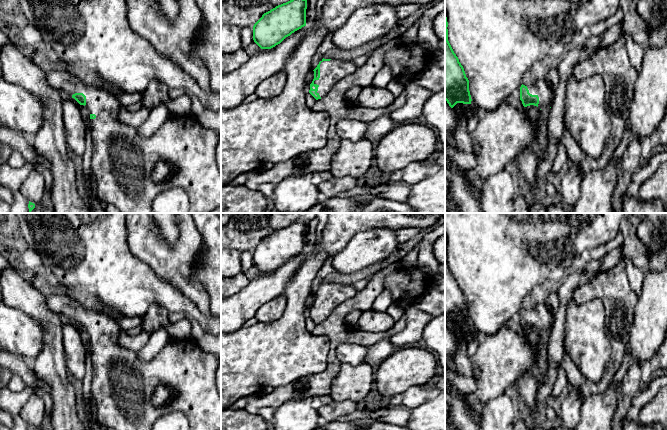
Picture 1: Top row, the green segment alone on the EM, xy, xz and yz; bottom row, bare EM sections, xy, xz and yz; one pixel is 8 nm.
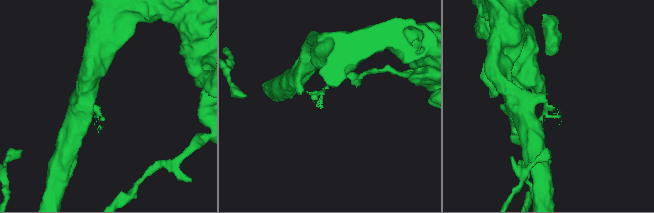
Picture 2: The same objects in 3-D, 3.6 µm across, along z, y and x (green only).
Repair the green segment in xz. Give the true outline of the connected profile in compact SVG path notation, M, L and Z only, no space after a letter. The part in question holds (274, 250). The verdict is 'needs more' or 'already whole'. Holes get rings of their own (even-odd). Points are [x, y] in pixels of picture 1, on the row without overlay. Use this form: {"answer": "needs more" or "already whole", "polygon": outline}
{"answer": "already whole", "polygon": "M296 221L264 237L253 250L253 264L261 273L271 273L306 250L307 224Z"}

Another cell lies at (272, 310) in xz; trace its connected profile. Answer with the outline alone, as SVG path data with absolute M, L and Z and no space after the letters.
M277 296L259 308L255 314L255 318L261 323L270 323L275 321L283 315L286 305L286 296Z

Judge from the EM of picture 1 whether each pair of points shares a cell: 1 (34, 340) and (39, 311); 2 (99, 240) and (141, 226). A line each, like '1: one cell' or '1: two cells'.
1: two cells
2: two cells

